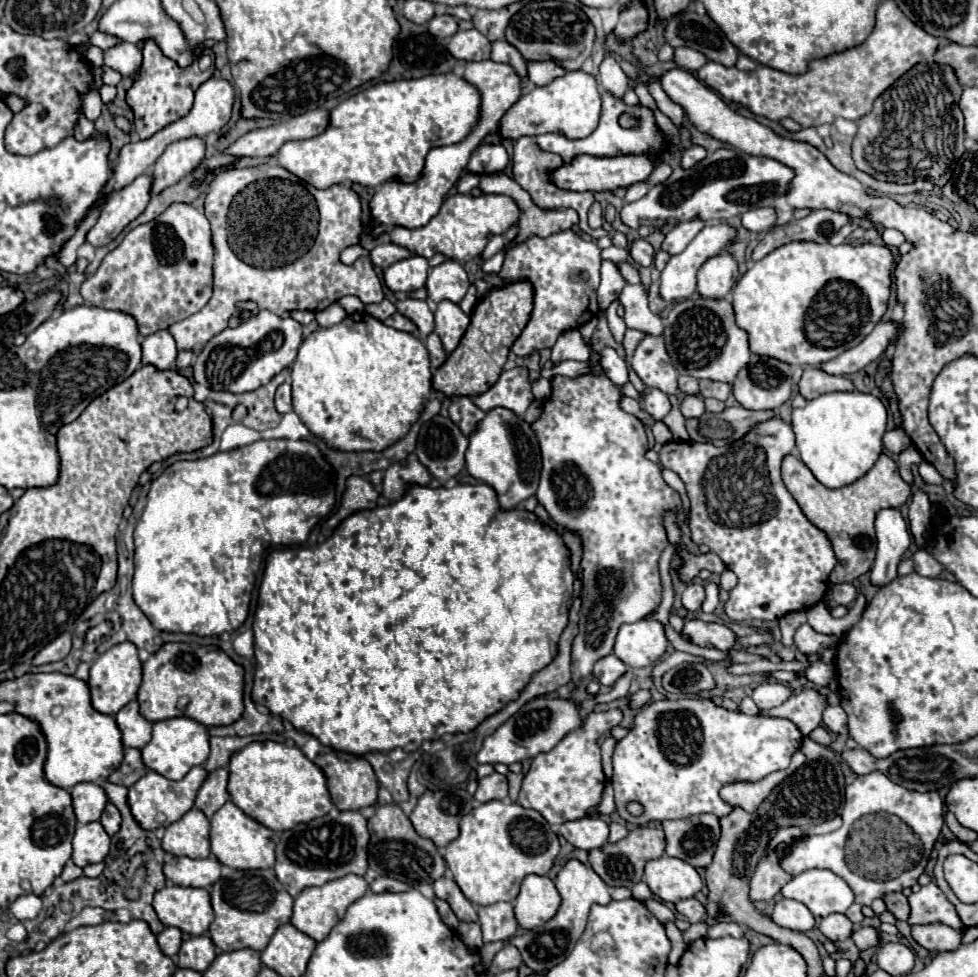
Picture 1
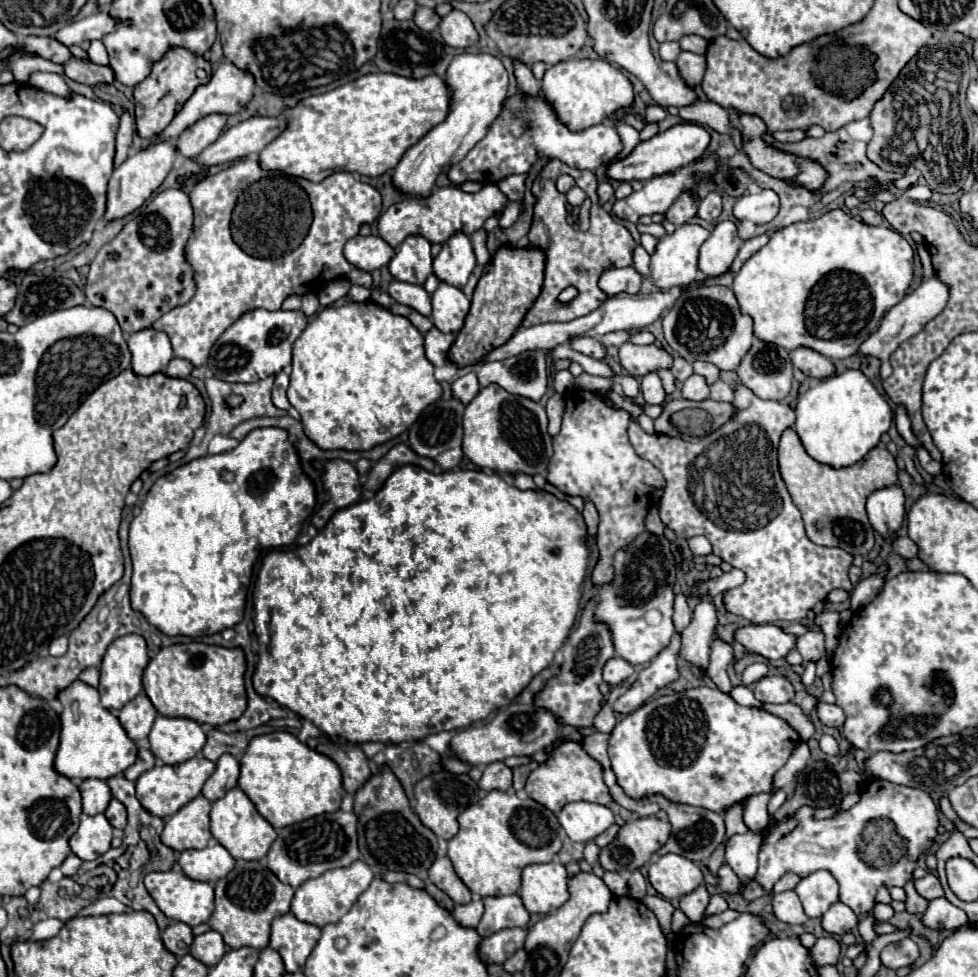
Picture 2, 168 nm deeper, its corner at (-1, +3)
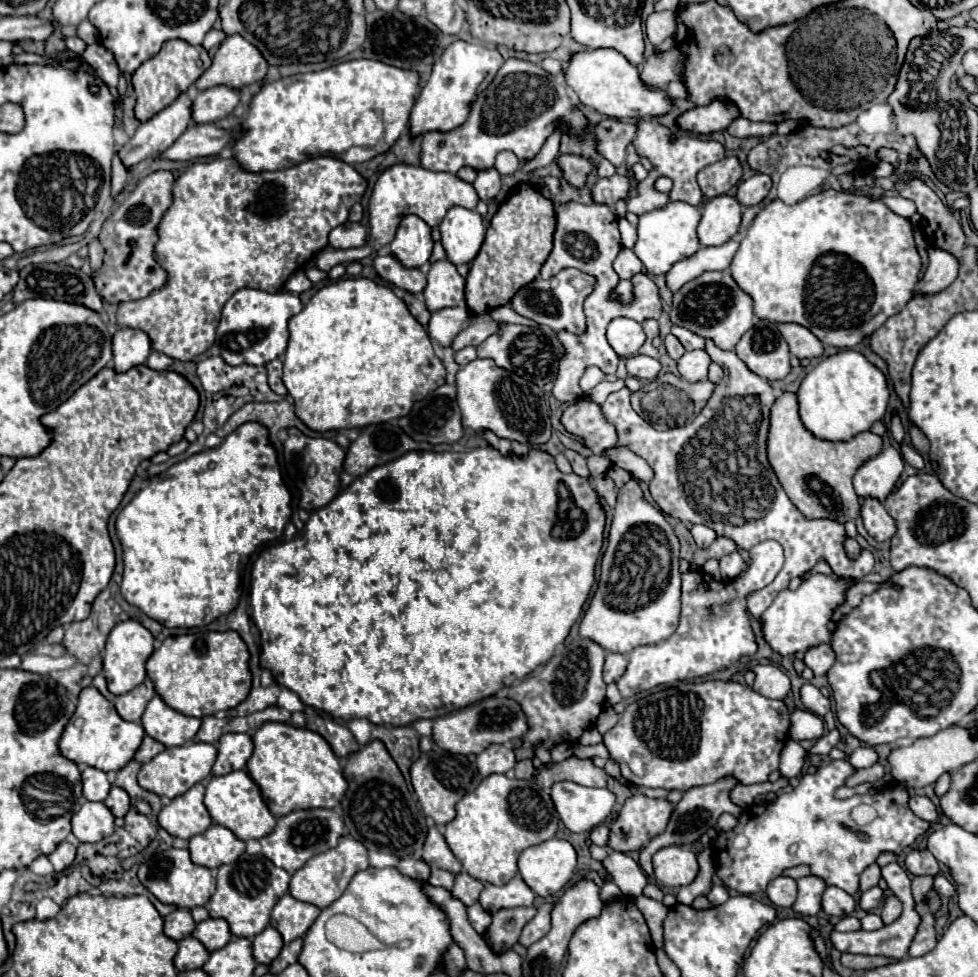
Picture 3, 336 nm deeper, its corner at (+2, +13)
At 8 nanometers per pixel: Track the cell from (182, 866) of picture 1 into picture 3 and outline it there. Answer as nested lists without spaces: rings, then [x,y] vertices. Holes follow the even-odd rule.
[[[210,825],[206,833],[200,833],[190,839],[192,861],[208,869],[216,869],[224,863],[234,863],[246,849],[246,843],[238,839],[224,825]]]

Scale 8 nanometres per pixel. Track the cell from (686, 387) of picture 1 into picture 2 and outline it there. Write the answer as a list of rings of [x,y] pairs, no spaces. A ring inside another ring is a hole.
[[[675,357],[675,363],[673,363],[671,373],[675,375],[675,379],[685,381],[685,379],[689,379],[689,375],[693,375],[693,367],[691,367],[689,361],[685,361],[685,359],[681,359],[681,357]]]

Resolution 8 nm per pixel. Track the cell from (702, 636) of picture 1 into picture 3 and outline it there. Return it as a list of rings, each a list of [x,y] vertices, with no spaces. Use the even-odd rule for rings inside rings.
[[[812,573],[796,591],[790,591],[790,589],[782,591],[762,615],[764,639],[774,649],[774,653],[796,655],[796,653],[806,653],[814,645],[830,643],[832,631],[828,629],[828,623],[832,619],[834,609],[846,601],[846,593],[852,585],[854,585],[854,579],[850,577]]]

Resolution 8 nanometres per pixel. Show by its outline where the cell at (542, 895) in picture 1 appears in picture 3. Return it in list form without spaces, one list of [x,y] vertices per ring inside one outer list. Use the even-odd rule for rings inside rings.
[[[552,837],[528,847],[518,857],[518,869],[528,887],[548,899],[558,895],[574,875],[576,851],[566,839]]]

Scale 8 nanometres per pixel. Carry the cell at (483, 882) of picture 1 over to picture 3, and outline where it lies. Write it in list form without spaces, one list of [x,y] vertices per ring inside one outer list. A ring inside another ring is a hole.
[[[490,775],[456,803],[456,817],[446,825],[444,837],[468,875],[484,883],[504,885],[516,875],[516,861],[524,849],[554,837],[558,819],[550,793],[536,781]]]

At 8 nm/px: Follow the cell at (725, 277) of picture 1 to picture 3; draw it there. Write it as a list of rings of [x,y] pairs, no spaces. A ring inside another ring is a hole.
[[[718,195],[704,203],[698,239],[704,247],[726,243],[740,227],[740,203],[732,195]]]

